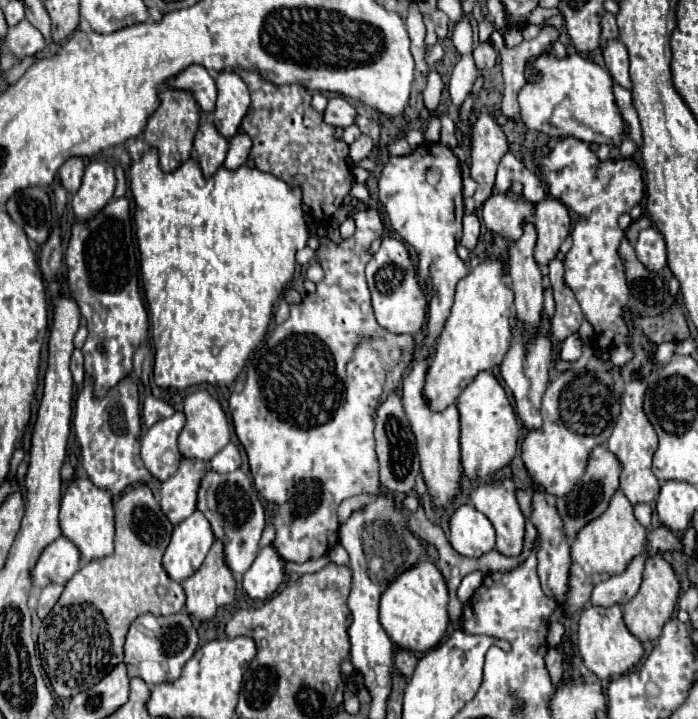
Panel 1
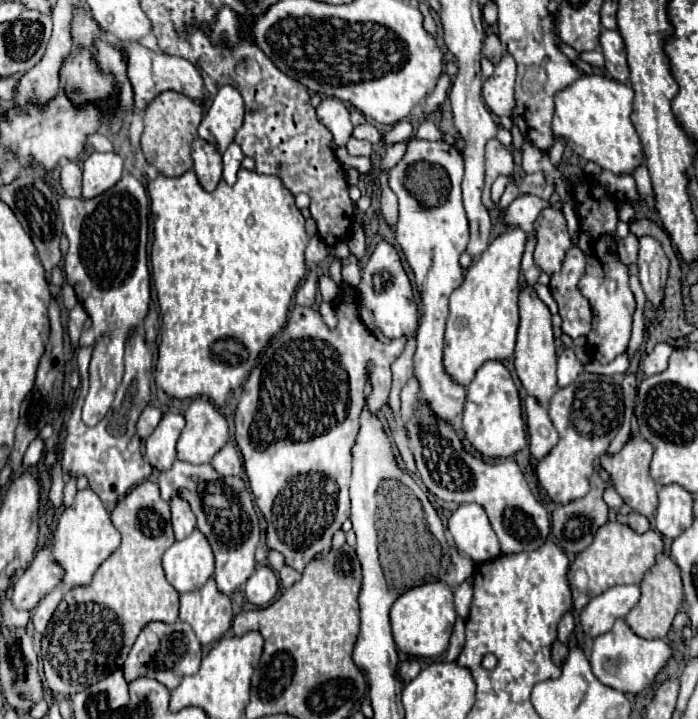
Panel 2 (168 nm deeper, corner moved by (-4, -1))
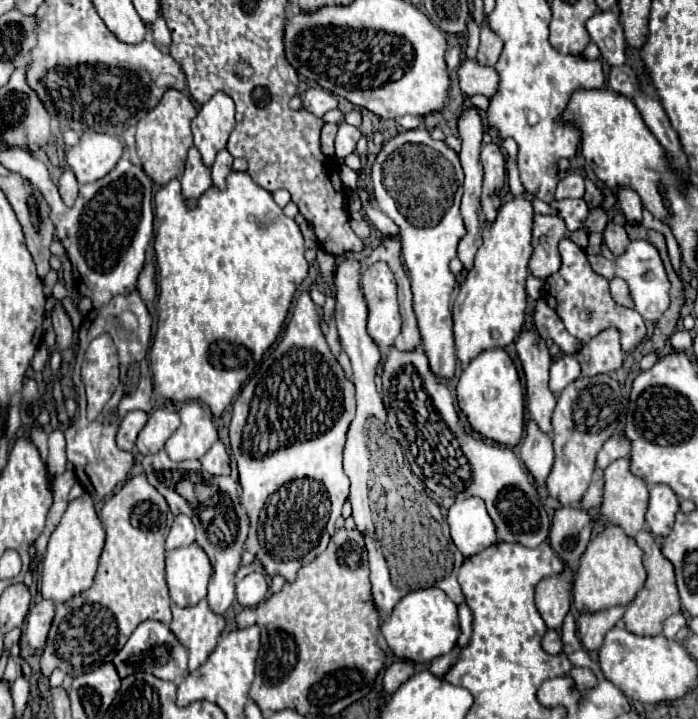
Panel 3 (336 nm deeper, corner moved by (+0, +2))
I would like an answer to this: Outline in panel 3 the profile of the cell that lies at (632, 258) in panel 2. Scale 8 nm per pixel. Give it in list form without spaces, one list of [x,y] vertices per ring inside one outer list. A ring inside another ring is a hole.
[[[609,220],[607,226],[605,226],[605,230],[603,230],[603,240],[609,246],[609,250],[613,252],[613,256],[619,256],[627,248],[629,236],[627,236],[627,232],[625,232],[625,228],[621,224],[613,224]]]

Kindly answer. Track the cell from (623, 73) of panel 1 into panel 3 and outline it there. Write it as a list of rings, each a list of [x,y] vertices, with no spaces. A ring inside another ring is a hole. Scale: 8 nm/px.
[[[599,10],[587,20],[585,26],[609,66],[623,66],[627,62],[627,42],[623,36],[623,26],[619,24],[619,16],[613,10]]]

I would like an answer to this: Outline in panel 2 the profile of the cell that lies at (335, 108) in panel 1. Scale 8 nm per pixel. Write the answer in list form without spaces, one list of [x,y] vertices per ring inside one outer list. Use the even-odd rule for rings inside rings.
[[[325,97],[317,109],[317,117],[331,131],[331,135],[339,147],[349,141],[349,137],[353,133],[353,123],[351,123],[349,109],[345,107],[345,103],[341,99]]]

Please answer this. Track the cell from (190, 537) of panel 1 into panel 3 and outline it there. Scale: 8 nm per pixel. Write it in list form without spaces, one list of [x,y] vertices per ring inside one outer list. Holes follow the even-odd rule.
[[[195,542],[183,550],[167,552],[167,586],[171,600],[181,606],[195,606],[207,596],[211,564]]]

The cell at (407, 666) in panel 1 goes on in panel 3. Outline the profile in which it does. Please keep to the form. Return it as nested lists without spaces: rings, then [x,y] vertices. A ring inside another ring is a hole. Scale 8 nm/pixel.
[[[393,662],[387,670],[385,670],[385,676],[383,676],[383,690],[387,694],[393,694],[403,682],[407,682],[411,676],[415,674],[413,670],[413,664],[411,662]]]

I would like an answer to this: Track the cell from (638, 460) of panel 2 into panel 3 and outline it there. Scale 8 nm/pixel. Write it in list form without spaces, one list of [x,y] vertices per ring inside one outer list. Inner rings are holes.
[[[619,458],[605,468],[605,486],[603,486],[603,502],[599,508],[597,522],[603,526],[621,526],[627,536],[635,536],[645,528],[645,510],[647,510],[647,484],[631,474],[629,458]]]

